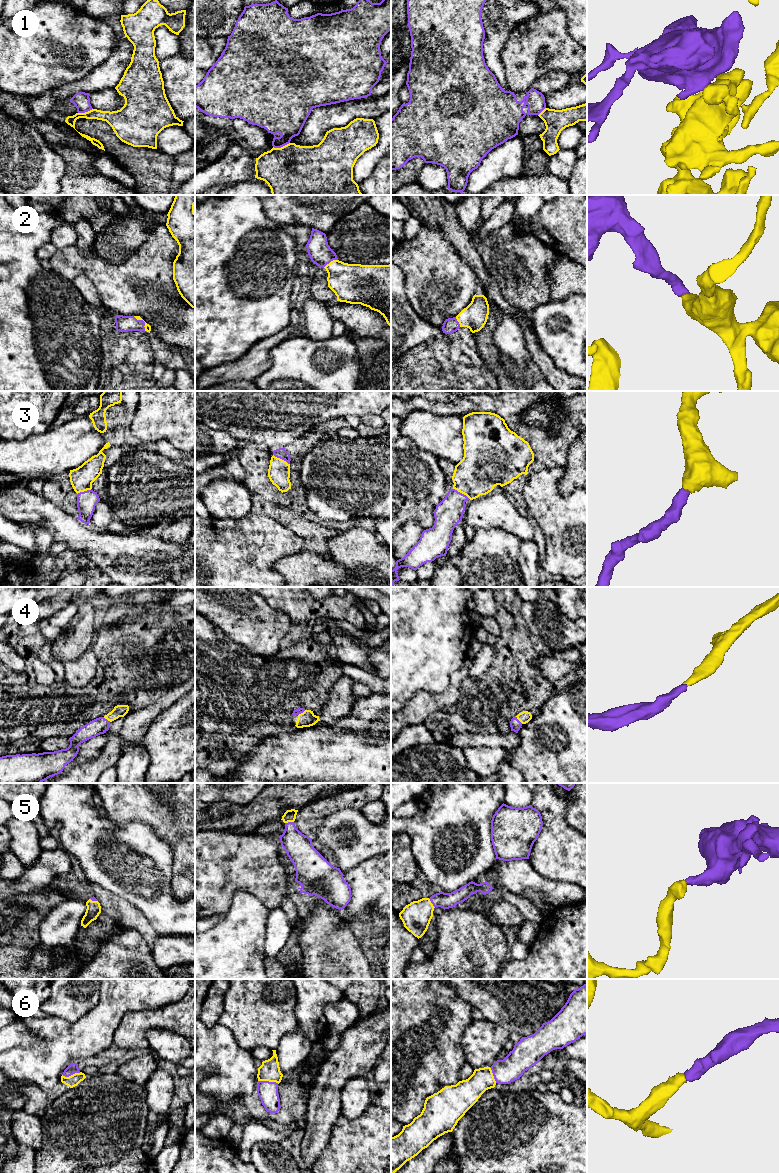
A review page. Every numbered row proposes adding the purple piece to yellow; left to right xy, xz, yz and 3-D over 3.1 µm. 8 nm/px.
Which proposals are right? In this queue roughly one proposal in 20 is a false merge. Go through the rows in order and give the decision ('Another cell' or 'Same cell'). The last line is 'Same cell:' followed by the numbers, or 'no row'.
1: Same cell
2: Same cell
3: Same cell
4: Same cell
5: Same cell
6: Same cell
Same cell: 1, 2, 3, 4, 5, 6

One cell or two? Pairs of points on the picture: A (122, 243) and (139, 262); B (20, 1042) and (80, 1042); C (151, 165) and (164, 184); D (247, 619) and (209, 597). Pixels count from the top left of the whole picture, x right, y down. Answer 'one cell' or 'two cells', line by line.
A: two cells
B: one cell
C: one cell
D: one cell

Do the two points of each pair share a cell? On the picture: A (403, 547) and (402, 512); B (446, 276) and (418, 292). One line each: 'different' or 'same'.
A: different
B: same

